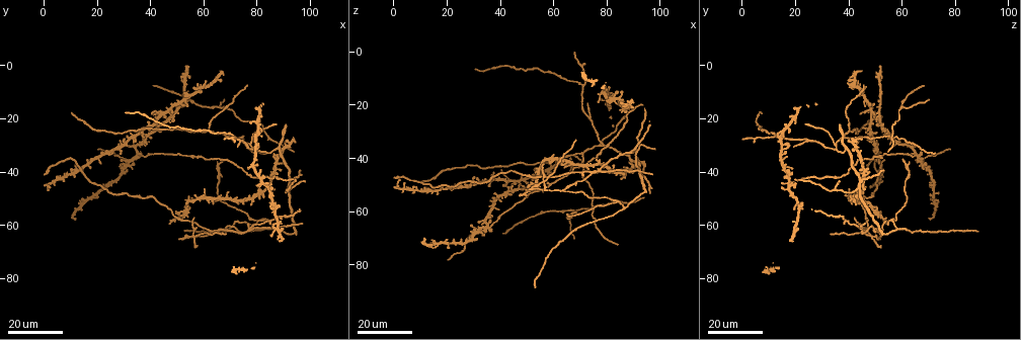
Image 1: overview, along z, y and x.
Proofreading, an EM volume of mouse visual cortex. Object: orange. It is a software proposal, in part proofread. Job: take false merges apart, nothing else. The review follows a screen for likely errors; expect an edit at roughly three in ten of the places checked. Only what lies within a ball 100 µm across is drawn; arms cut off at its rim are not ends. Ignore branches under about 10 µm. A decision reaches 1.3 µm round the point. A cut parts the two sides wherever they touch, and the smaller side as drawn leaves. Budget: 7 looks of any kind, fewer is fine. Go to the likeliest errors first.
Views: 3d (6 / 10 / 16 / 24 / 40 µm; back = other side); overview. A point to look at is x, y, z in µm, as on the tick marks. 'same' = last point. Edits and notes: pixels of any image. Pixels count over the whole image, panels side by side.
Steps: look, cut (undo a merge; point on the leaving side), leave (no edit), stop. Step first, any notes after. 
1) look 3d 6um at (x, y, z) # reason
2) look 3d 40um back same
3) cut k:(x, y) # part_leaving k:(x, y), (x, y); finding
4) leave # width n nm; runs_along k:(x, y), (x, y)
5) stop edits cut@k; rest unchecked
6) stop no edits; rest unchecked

look 3d 24um at (85, 59, 56) # branch point

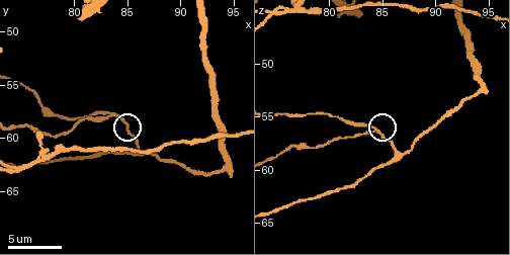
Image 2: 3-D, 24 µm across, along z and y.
look 3d 10um at (84.6, 58.4, 56.2)

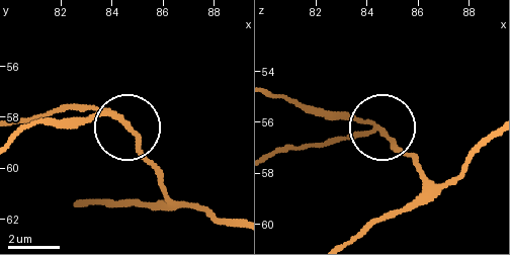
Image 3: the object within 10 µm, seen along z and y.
cut 3:(83, 111) # part_leaving 3:(118, 117), (75, 106), (16, 119); a second cell is stuck on

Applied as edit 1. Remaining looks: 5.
look 3d 24um at (87, 61, 59) # side arm on a straight run

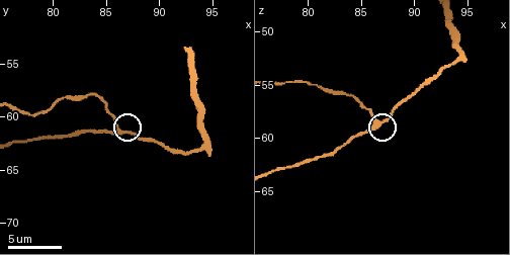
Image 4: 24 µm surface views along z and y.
look 3d 6um at (86.6, 61.2, 58.6)

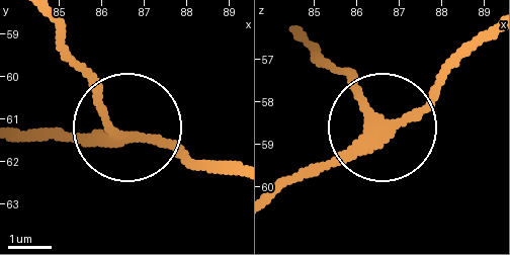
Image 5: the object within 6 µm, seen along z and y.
leave # arms 3; runs_along 5:(43, 17), (115, 130), (35, 138); all the same cell

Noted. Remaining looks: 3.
stop edits cut@3; rest unchecked

